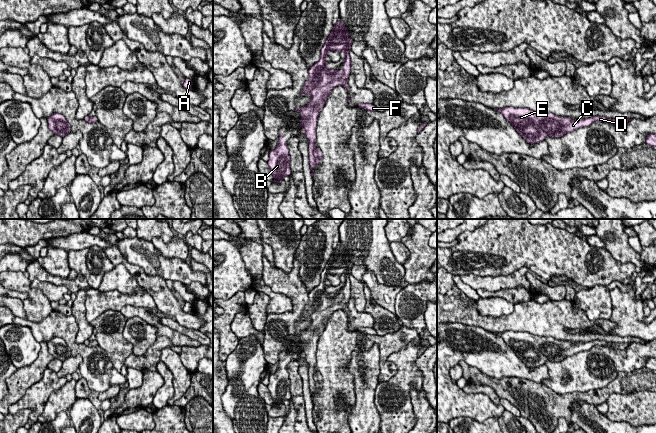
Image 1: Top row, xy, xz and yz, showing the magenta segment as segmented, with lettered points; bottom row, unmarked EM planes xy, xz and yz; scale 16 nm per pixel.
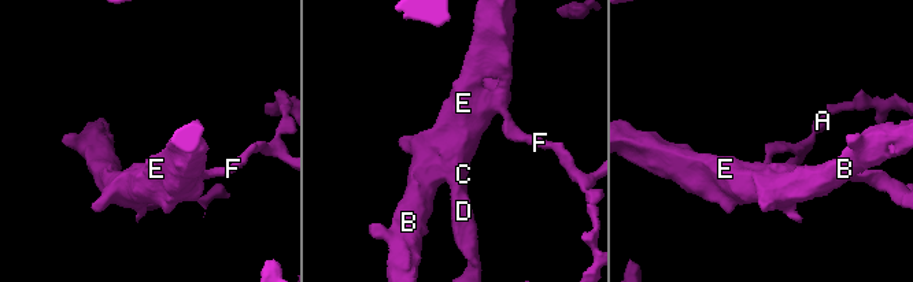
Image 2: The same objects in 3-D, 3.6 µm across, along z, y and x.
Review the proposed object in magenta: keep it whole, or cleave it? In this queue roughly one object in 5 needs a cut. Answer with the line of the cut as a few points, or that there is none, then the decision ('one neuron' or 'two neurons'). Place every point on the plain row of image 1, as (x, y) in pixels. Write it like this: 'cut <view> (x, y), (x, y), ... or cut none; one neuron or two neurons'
cut none; one neuron

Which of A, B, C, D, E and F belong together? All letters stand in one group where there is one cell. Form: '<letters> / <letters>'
A B C D E F

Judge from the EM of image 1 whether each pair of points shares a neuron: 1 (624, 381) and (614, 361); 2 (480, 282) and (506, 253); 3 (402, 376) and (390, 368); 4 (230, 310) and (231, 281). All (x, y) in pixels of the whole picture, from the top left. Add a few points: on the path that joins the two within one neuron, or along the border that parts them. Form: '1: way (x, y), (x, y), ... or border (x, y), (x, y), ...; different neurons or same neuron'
1: border (643, 366), (631, 371), (620, 371), (602, 387); different neurons
2: border (509, 274), (477, 276), (468, 273), (462, 275); different neurons
3: border (402, 348), (387, 358), (396, 372), (379, 382); different neurons
4: border (243, 291), (237, 291), (229, 298), (223, 300); different neurons

